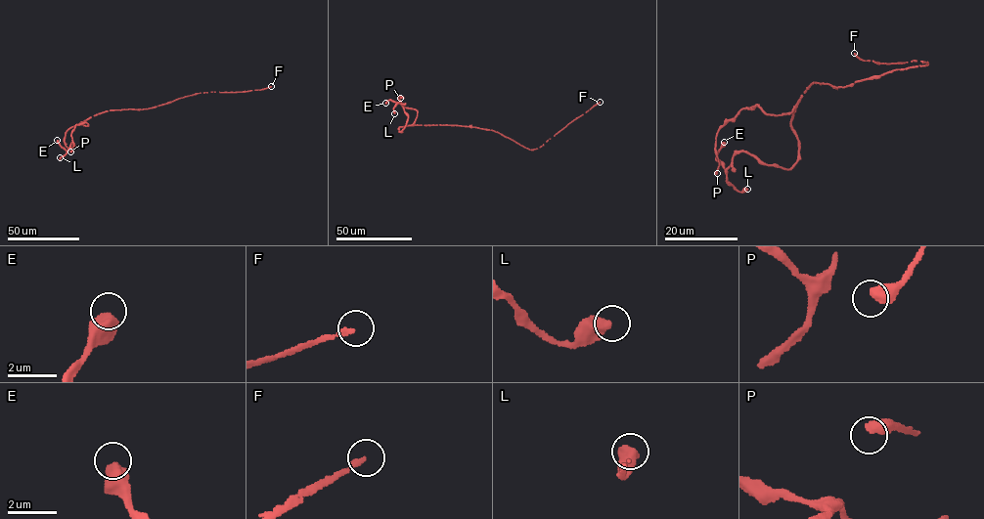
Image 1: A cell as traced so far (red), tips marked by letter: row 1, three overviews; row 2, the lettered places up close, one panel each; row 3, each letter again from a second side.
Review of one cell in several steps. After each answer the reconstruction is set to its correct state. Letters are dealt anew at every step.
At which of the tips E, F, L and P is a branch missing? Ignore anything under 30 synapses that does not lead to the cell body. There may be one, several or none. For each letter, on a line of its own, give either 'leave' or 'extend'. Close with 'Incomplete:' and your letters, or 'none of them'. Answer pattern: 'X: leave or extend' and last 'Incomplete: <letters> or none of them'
E: leave
F: extend
L: leave
P: leave
Incomplete: F

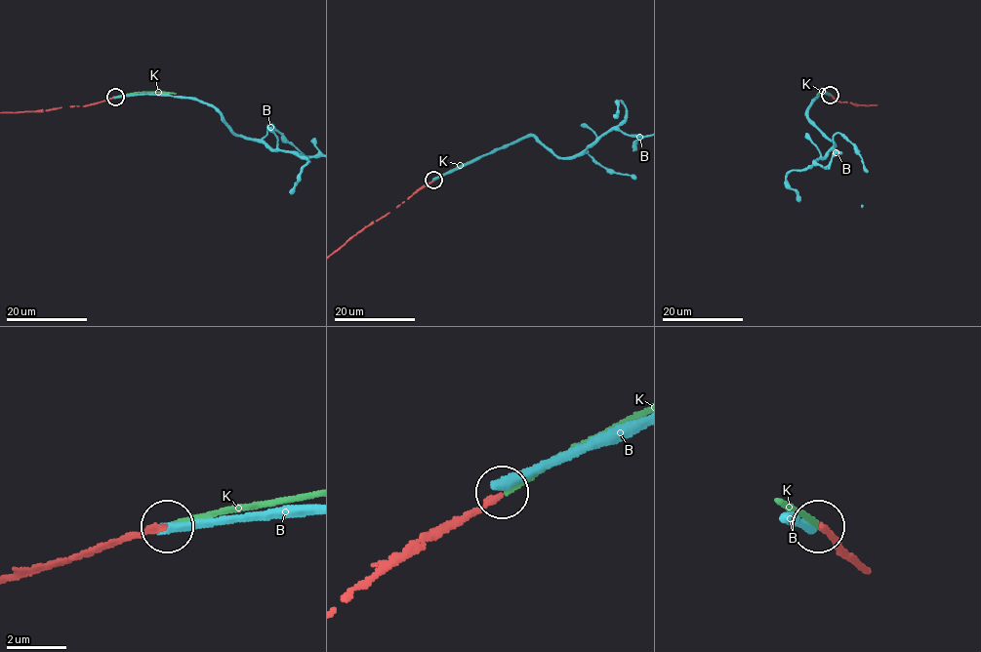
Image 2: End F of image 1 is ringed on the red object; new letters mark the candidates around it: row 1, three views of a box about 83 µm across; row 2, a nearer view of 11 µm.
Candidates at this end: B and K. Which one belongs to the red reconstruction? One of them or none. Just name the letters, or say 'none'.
K

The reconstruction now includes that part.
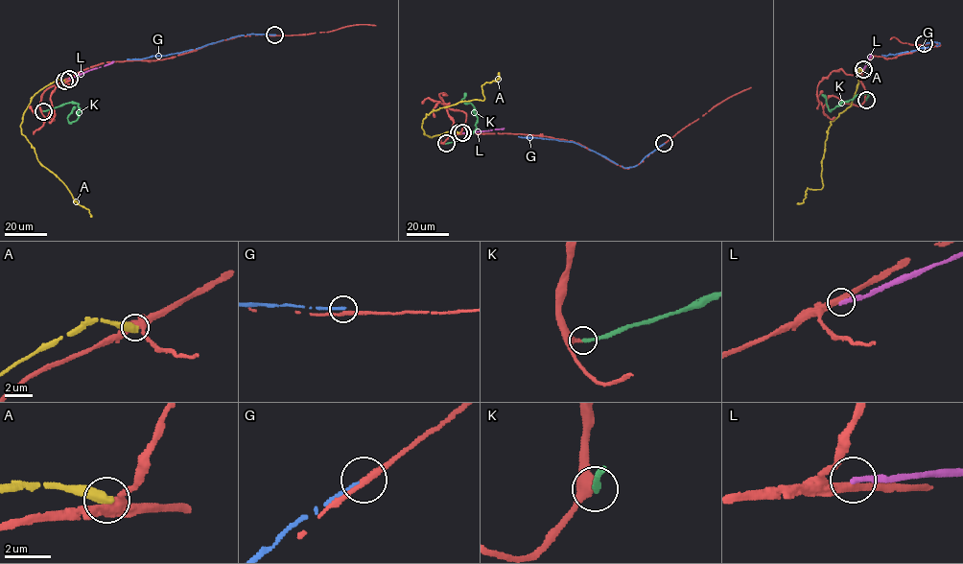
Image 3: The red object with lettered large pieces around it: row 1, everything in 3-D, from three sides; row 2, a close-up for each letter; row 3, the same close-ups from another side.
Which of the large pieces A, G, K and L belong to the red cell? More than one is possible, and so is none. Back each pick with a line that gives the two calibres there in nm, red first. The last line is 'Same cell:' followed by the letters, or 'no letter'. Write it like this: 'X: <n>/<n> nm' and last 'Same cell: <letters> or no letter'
K: 280/220 nm
Same cell: K

